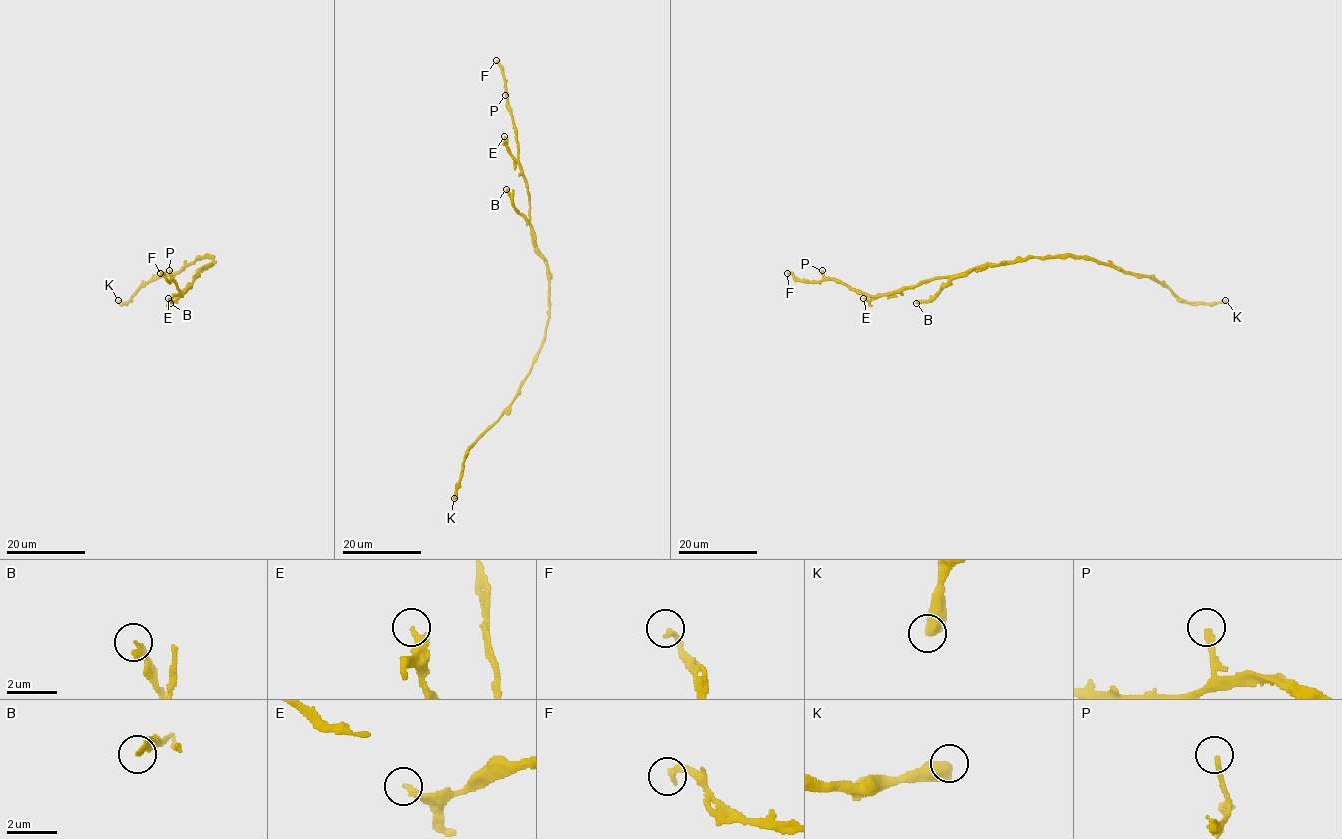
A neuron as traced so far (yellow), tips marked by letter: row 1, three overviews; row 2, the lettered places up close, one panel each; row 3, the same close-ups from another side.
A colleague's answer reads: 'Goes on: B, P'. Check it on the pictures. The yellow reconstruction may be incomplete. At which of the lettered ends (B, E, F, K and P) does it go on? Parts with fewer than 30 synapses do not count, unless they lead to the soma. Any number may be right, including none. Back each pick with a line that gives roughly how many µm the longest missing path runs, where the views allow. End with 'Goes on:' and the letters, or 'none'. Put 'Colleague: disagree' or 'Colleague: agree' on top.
Colleague: agree
B: Missing length about 20 µm
P: Missing length about 20 µm
Goes on: B, P

